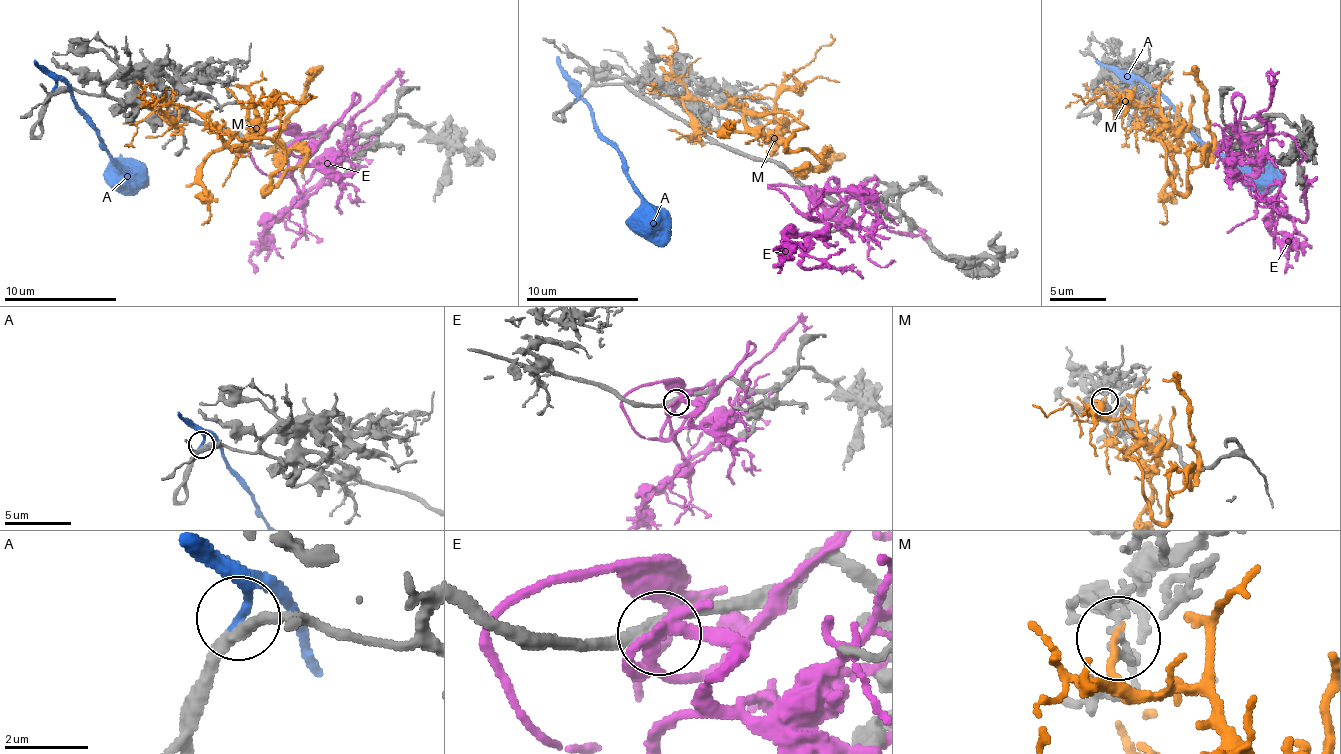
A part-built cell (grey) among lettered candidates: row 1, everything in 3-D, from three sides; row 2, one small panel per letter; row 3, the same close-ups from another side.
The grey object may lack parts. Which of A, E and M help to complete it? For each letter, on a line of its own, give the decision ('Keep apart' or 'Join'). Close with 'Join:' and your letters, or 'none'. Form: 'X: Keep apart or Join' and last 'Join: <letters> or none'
A: Join
E: Keep apart
M: Keep apart
Join: A

